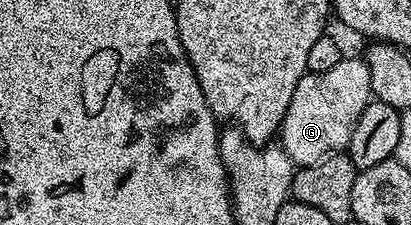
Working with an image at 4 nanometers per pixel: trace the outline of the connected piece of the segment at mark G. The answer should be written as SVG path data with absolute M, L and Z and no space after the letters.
M344 56L334 68L329 68L329 72L304 74L293 91L293 100L289 100L278 141L296 167L317 164L331 154L346 151L353 128L357 128L361 112L365 112L371 101L373 95L366 61L362 57Z

